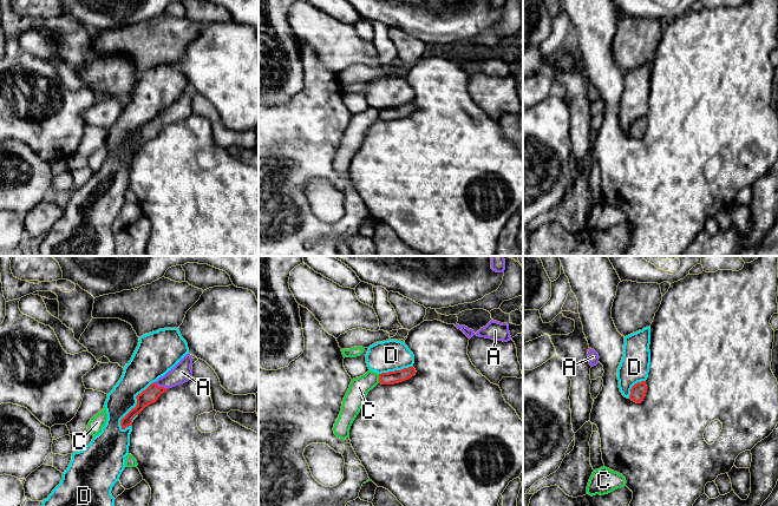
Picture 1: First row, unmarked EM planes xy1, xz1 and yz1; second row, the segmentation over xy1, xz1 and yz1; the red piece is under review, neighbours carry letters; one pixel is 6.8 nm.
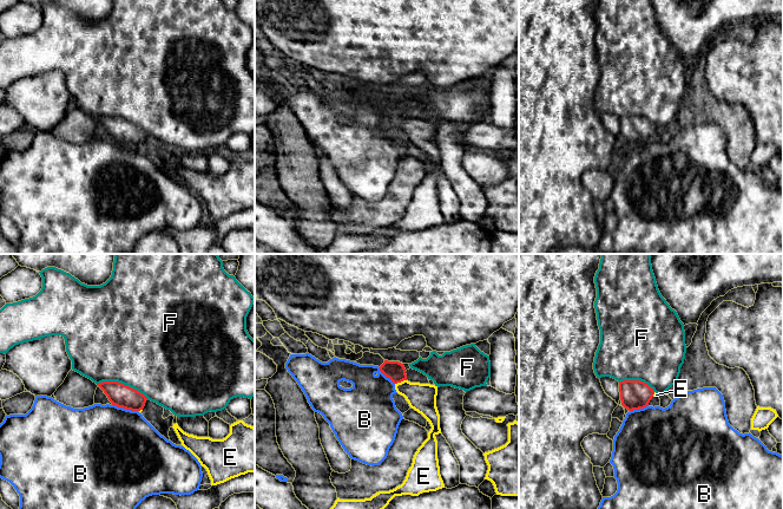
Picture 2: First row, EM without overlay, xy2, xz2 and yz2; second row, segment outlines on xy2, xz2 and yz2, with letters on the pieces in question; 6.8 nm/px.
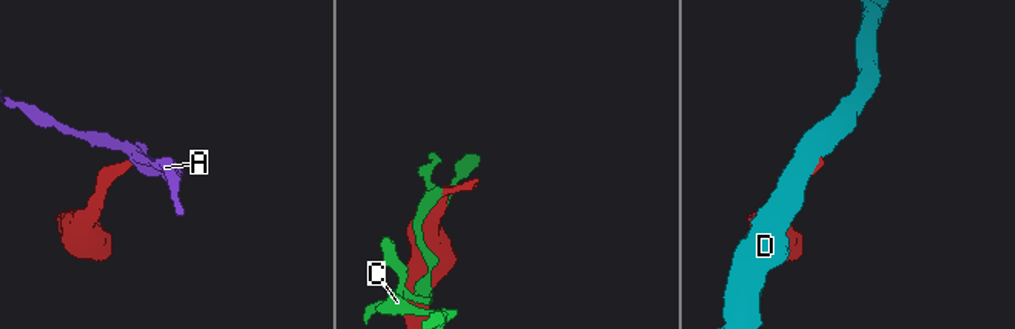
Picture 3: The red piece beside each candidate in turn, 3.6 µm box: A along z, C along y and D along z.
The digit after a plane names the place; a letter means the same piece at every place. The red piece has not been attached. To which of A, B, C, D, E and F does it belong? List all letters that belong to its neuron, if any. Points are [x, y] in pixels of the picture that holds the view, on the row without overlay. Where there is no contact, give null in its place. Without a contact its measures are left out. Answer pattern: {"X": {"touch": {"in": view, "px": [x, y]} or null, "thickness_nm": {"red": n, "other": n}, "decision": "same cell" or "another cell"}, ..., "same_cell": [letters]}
{"A": {"touch": {"in": "xy1", "px": [162, 123]}, "thickness_nm": {"red": 110, "other": 140}, "decision": "same cell"}, "B": {"touch": {"in": "xy2", "px": [125, 143]}, "thickness_nm": {"red": 160, "other": 480}, "decision": "another cell"}, "C": {"touch": {"in": "xz1", "px": [379, 114]}, "thickness_nm": {"red": 90, "other": 140}, "decision": "another cell"}, "D": {"touch": {"in": "xy1", "px": [137, 139]}, "thickness_nm": {"red": 110, "other": 220}, "decision": "another cell"}, "E": {"touch": {"in": "xz2", "px": [400, 117]}, "thickness_nm": {"red": 140, "other": 190}, "decision": "same cell"}, "F": {"touch": {"in": "xy2", "px": [123, 119]}, "thickness_nm": {"red": 160, "other": 500}, "decision": "another cell"}, "same_cell": ["A", "E"]}

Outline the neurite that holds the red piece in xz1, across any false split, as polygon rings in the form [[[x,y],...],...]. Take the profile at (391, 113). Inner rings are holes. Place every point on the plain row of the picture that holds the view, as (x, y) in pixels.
[[[413,103],[404,104],[401,106],[394,106],[388,109],[379,110],[379,119],[381,120],[394,120],[406,117],[416,111],[416,105]]]

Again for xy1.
[[[187,90],[171,106],[156,118],[151,119],[145,126],[136,132],[137,140],[122,156],[122,165],[132,162],[132,155],[145,143],[156,138],[158,133],[169,124],[188,118],[192,113],[192,93]]]

